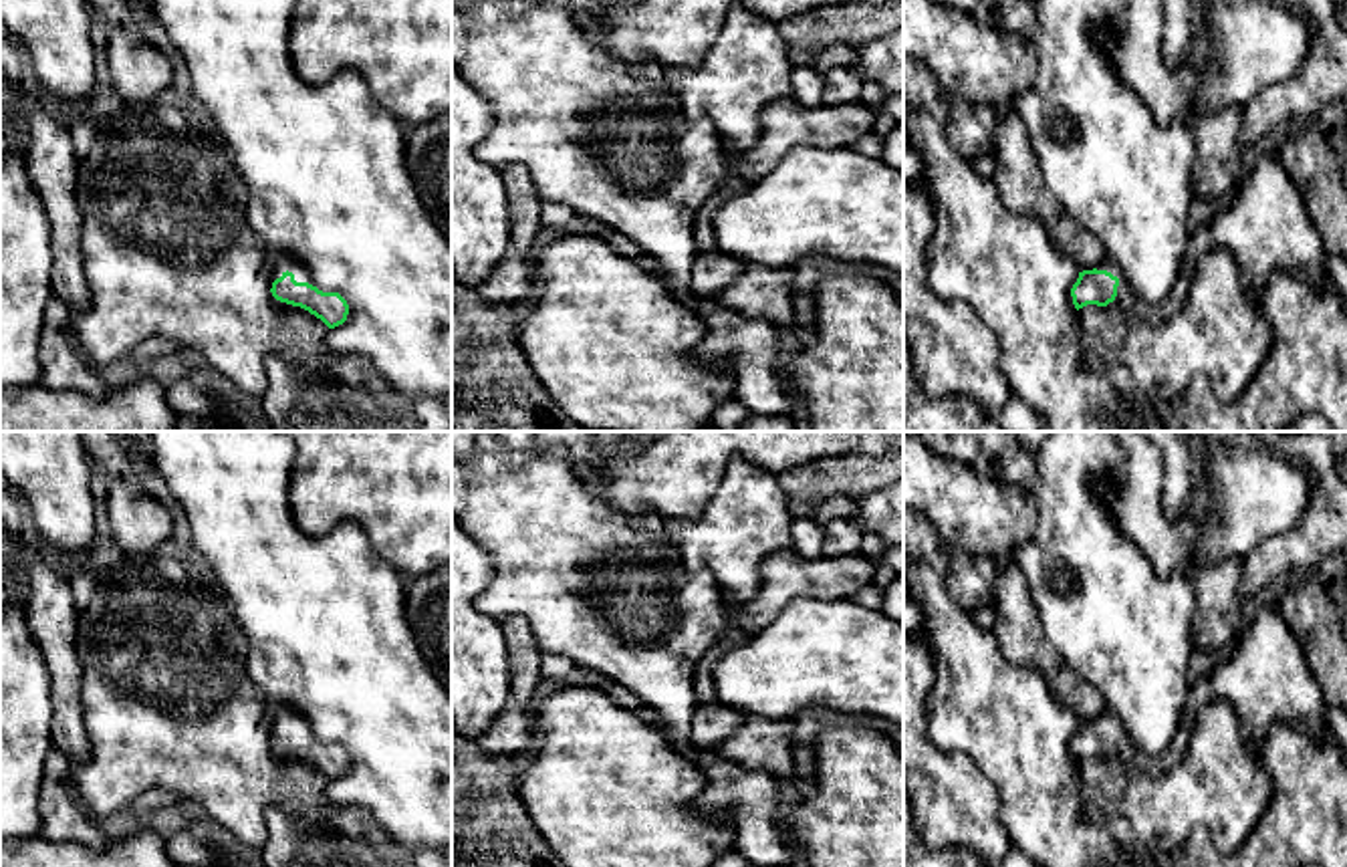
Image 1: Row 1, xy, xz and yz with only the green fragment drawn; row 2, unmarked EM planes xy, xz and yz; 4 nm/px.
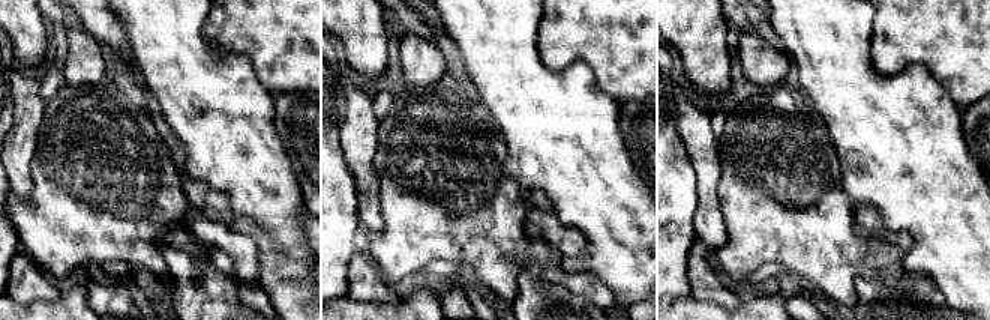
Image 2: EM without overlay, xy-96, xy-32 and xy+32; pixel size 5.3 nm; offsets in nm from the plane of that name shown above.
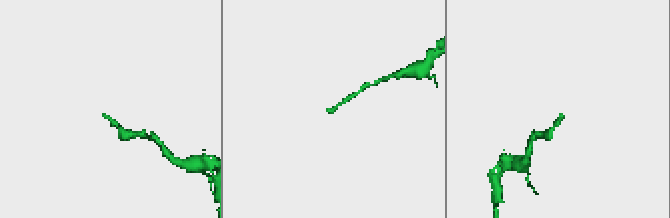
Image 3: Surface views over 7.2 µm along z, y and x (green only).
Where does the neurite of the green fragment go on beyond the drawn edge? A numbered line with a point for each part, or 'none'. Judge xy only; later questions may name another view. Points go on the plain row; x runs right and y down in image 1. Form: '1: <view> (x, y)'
1: xy (281, 716)

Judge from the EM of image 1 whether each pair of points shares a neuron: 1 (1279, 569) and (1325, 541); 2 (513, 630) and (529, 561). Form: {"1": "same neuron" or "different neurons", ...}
{"1": "same neuron", "2": "different neurons"}

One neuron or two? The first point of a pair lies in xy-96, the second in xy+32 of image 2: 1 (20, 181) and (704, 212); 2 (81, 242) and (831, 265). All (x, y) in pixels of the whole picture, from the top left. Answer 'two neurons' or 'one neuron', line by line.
1: one neuron
2: one neuron

